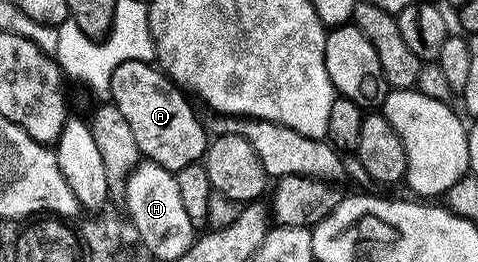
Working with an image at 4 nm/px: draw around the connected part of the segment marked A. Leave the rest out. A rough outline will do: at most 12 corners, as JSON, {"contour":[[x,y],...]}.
{"contour":[[125,61],[108,97],[139,154],[172,174],[207,126],[161,68]]}

